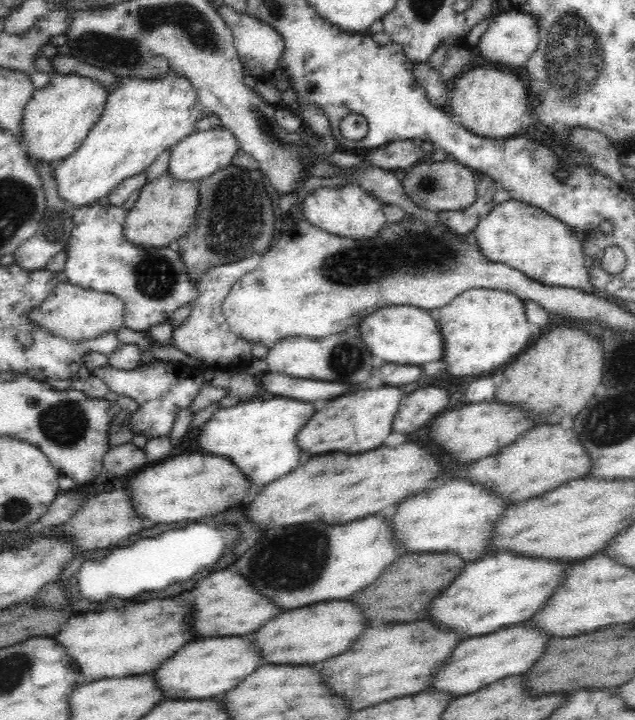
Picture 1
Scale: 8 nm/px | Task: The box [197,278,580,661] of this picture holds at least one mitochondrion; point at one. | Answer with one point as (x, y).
(305, 575)

